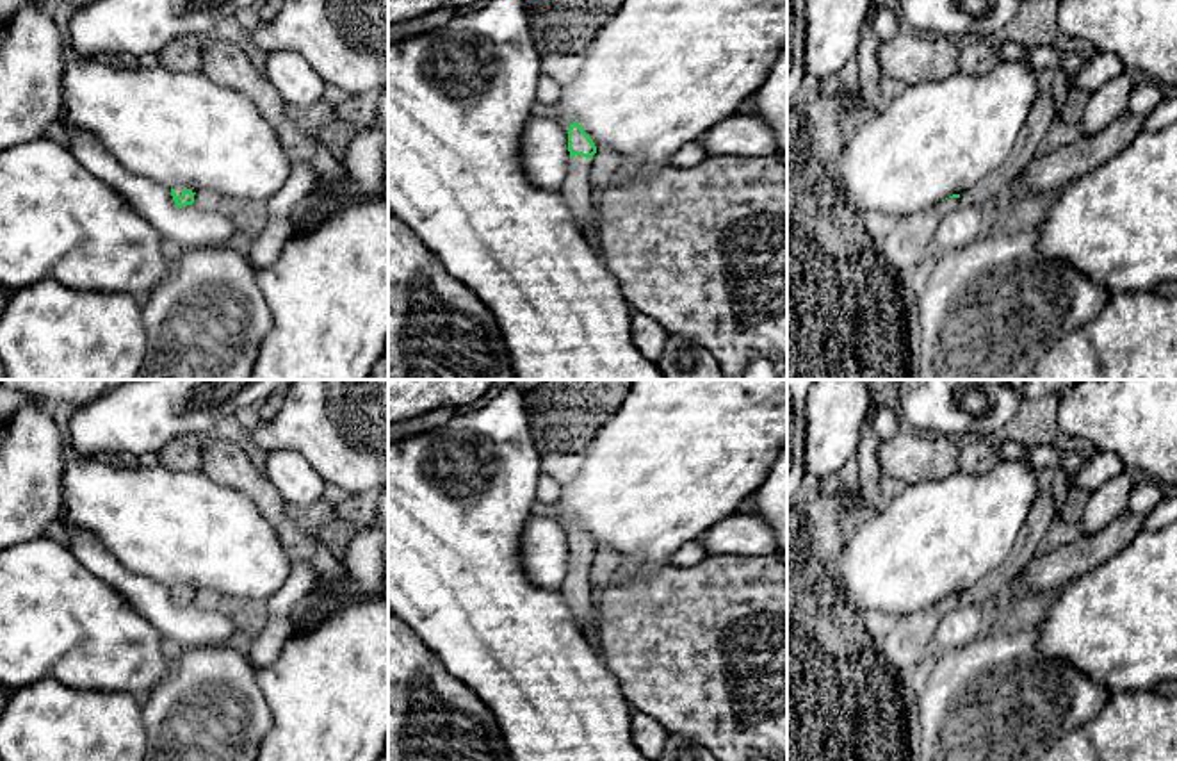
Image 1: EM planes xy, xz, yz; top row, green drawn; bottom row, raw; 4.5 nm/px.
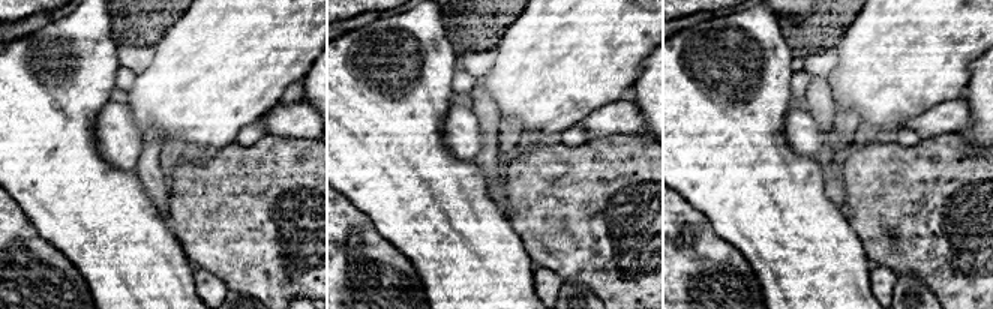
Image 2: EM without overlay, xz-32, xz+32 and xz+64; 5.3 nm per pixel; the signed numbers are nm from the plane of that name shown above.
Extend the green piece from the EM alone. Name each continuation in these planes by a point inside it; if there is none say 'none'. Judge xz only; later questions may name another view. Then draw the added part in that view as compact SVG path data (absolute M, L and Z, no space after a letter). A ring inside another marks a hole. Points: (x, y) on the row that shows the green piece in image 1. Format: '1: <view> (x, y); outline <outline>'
1: xz (577, 193); outline M580 155L572 157L561 192L573 212L579 230L588 237L591 246L598 248L598 198L591 189L591 166L591 159Z

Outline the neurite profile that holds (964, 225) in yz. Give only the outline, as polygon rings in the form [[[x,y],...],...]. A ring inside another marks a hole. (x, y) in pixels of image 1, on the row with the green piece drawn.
[[[962,205],[938,223],[933,235],[933,255],[962,250],[985,230],[988,230],[988,210],[974,205]]]

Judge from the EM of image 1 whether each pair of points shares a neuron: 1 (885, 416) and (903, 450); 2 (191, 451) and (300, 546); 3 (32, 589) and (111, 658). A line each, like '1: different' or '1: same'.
1: different
2: different
3: same

